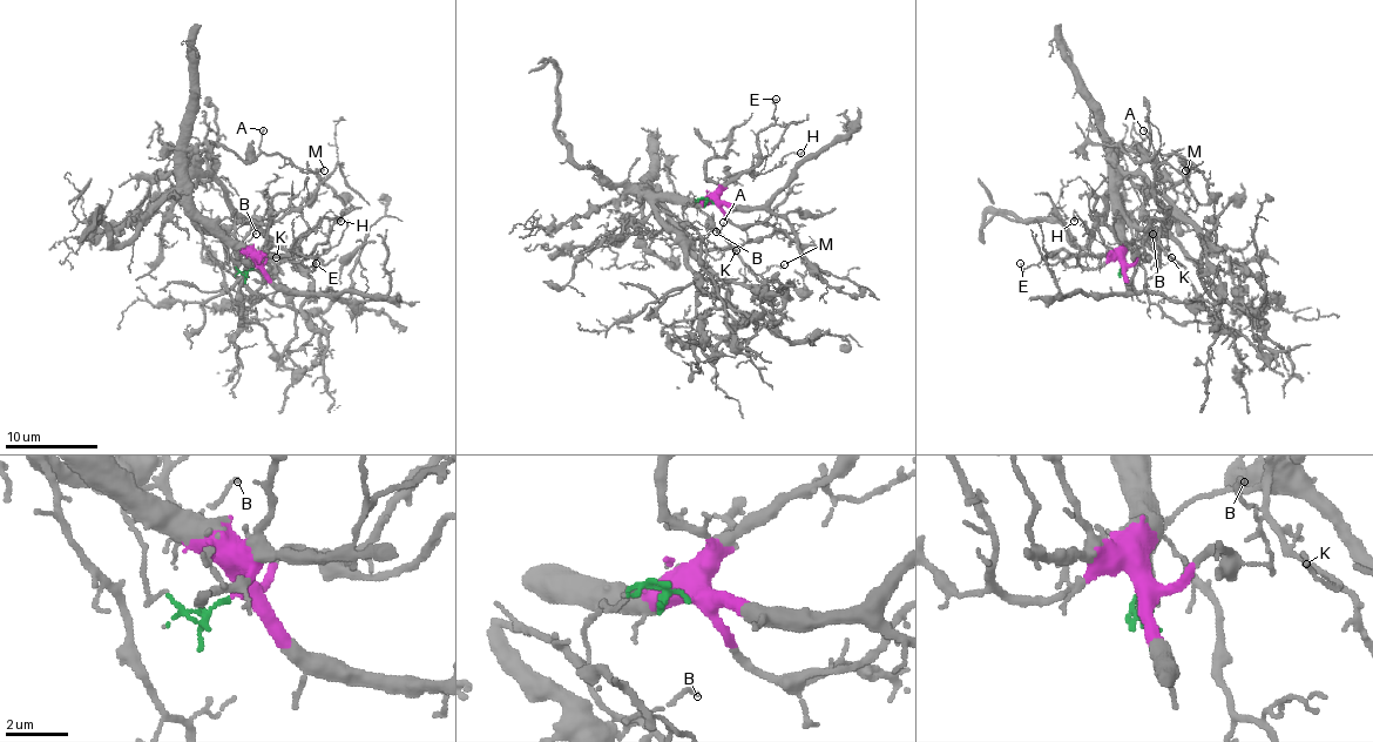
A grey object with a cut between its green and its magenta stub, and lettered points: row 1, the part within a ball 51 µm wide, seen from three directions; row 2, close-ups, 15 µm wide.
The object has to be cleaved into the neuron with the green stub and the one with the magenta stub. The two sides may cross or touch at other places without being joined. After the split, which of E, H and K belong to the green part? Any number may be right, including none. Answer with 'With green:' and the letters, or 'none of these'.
With green: K

